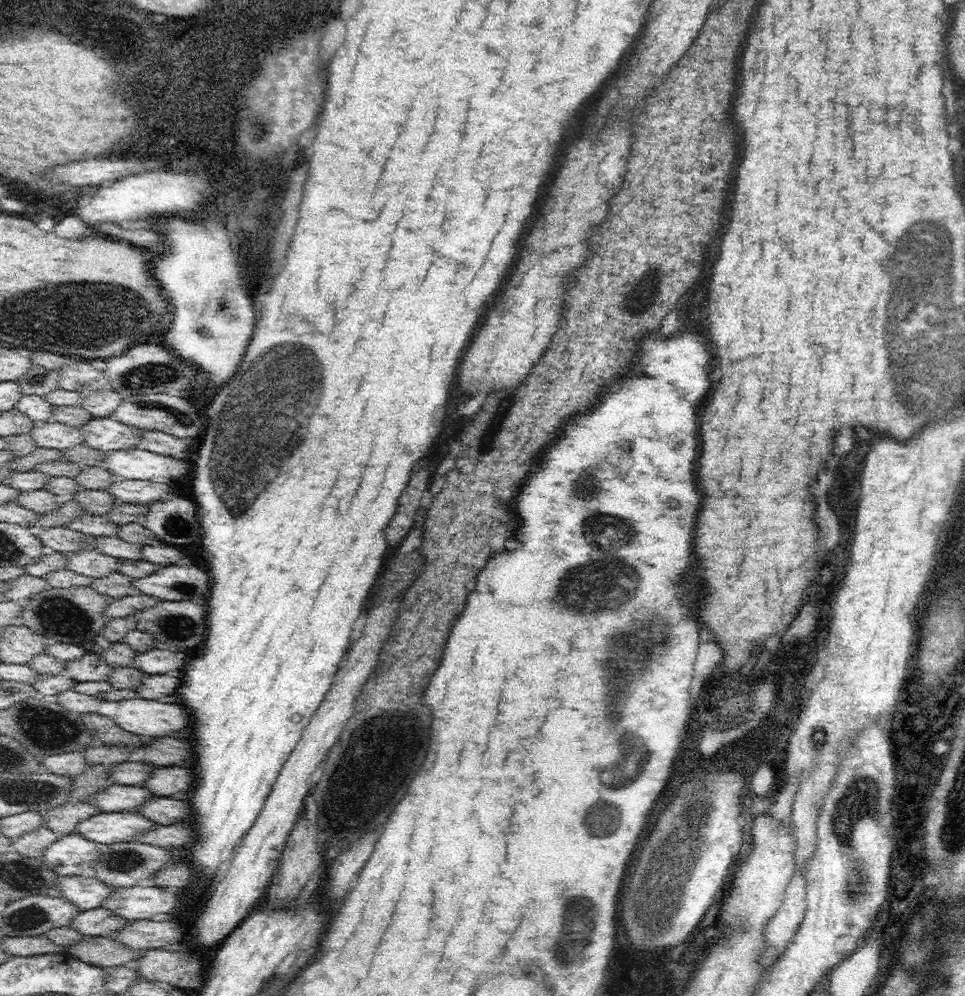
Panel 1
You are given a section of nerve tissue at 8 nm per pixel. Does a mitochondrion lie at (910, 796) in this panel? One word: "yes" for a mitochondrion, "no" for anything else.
no

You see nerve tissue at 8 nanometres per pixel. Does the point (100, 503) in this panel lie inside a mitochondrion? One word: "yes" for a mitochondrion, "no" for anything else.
no

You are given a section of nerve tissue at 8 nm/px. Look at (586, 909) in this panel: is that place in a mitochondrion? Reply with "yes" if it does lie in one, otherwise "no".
yes

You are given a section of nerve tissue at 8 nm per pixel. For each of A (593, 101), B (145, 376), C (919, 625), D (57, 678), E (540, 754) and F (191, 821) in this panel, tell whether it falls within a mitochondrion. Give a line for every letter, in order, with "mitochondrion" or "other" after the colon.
A: other
B: mitochondrion
C: other
D: other
E: other
F: other

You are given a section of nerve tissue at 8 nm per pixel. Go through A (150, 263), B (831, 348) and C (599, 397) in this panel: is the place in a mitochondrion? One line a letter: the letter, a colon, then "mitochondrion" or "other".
A: other
B: other
C: other

